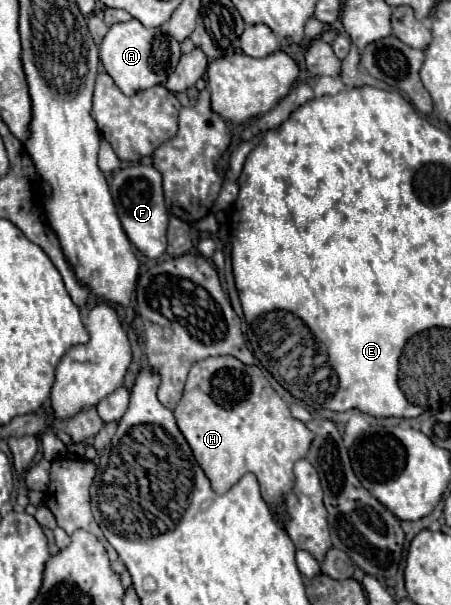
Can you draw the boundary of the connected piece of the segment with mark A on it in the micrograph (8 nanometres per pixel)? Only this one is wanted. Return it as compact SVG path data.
M130 20L124 24L114 24L106 32L102 44L100 44L100 60L106 68L106 72L112 76L116 86L132 96L138 90L152 88L156 84L164 84L168 78L168 36L160 28L144 28L138 20Z

